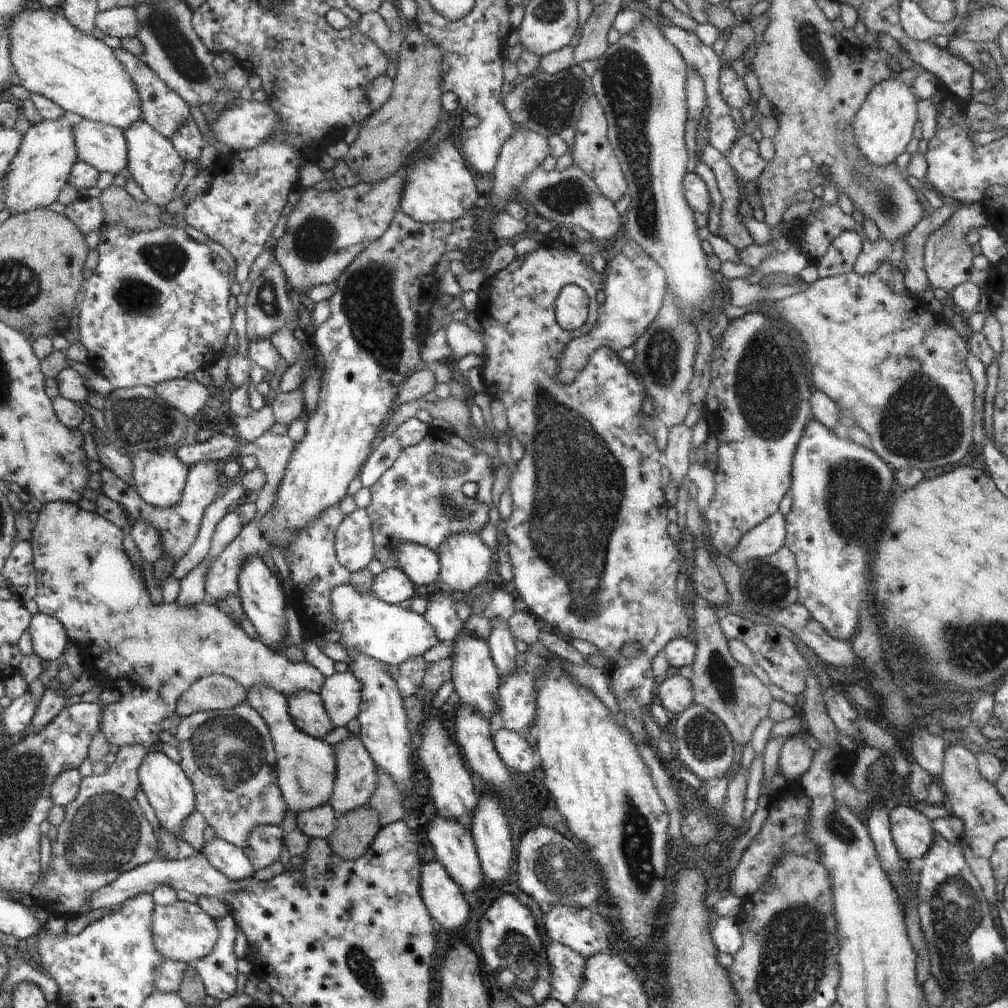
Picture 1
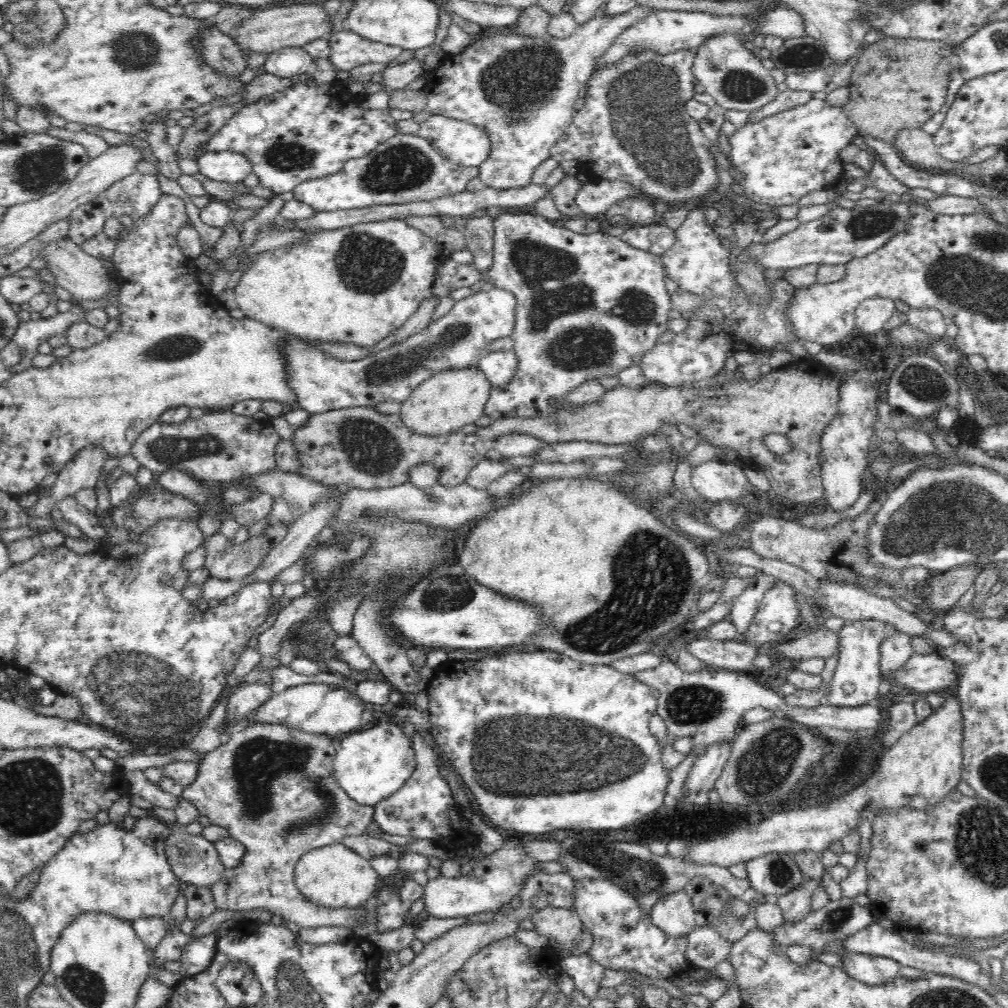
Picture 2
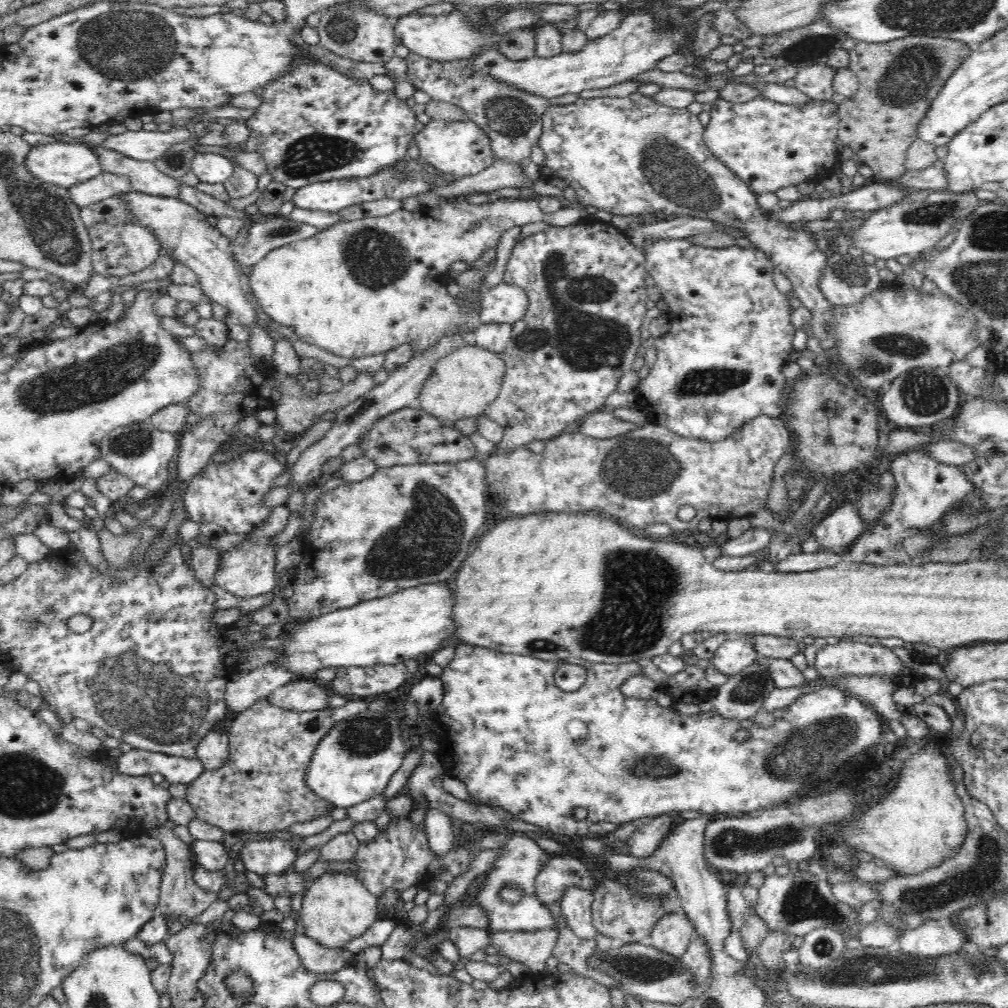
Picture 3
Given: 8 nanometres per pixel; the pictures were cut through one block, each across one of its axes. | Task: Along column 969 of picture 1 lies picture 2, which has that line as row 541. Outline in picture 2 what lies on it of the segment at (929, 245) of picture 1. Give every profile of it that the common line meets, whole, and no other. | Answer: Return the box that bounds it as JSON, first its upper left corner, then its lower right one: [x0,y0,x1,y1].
[203,524,290,581]

